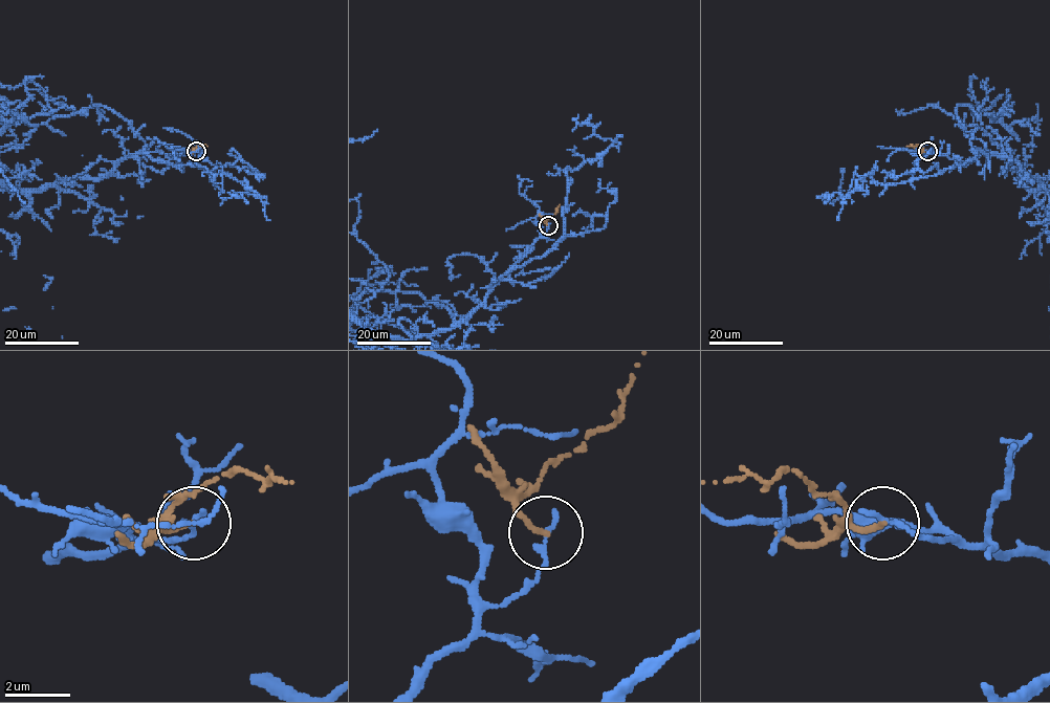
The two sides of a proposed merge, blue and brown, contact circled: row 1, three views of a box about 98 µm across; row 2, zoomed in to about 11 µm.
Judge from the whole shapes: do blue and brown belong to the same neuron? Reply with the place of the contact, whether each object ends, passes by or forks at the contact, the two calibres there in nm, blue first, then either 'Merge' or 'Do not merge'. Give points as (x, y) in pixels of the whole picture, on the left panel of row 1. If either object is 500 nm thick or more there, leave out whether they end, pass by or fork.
Place: (196, 151). At the ring blue ends. At the ring brown ends. Thickness 180 nm (blue) against 150 nm. Do not merge

